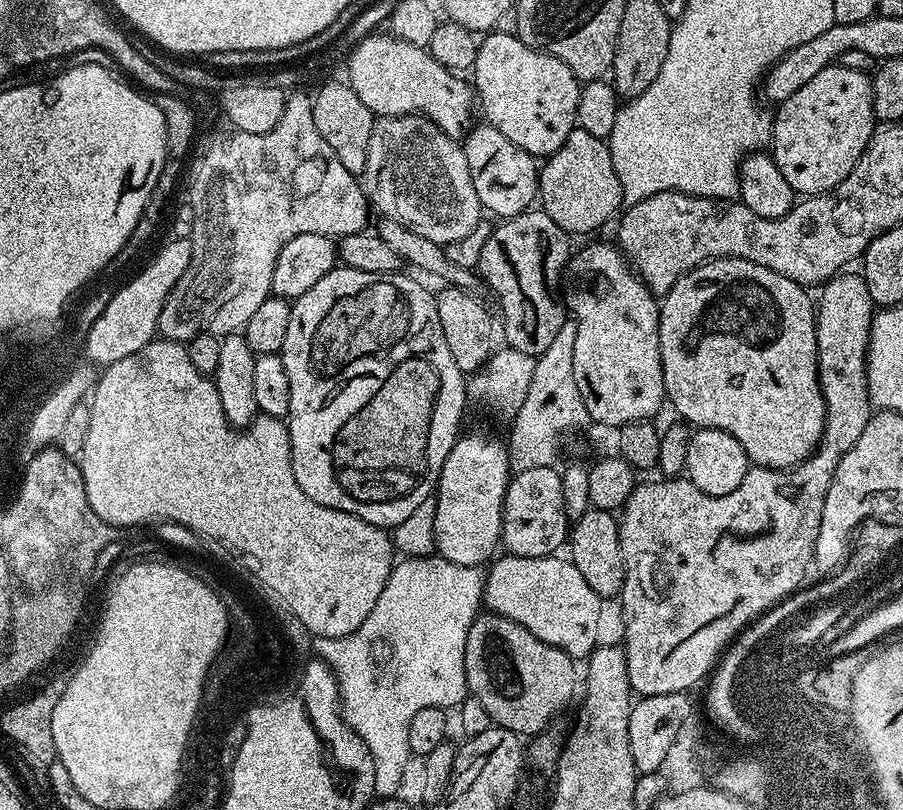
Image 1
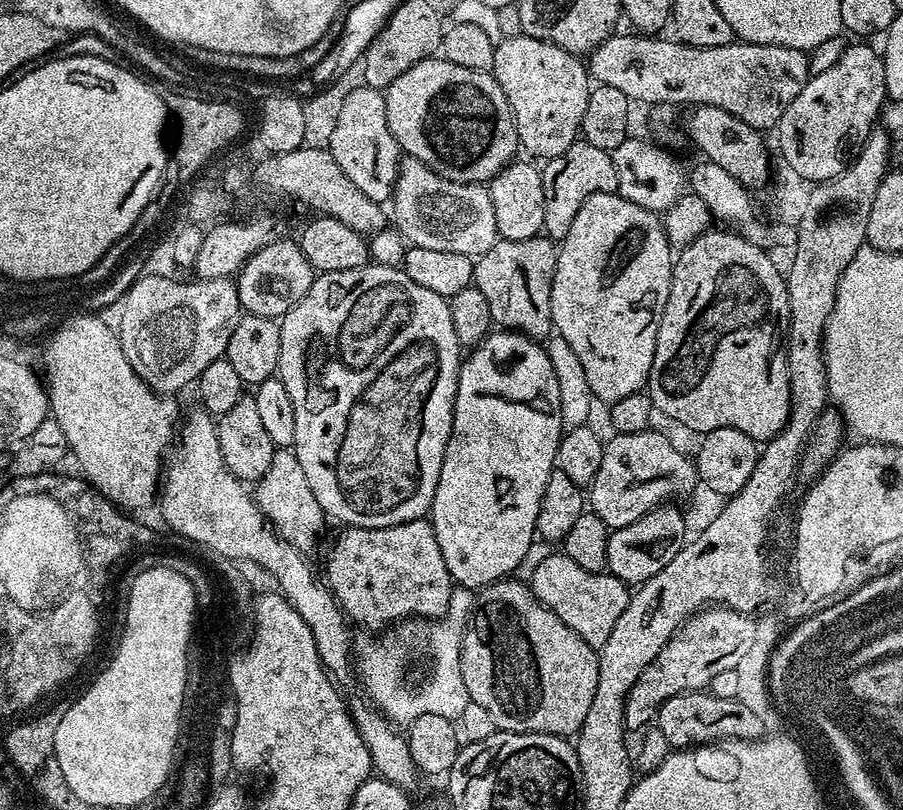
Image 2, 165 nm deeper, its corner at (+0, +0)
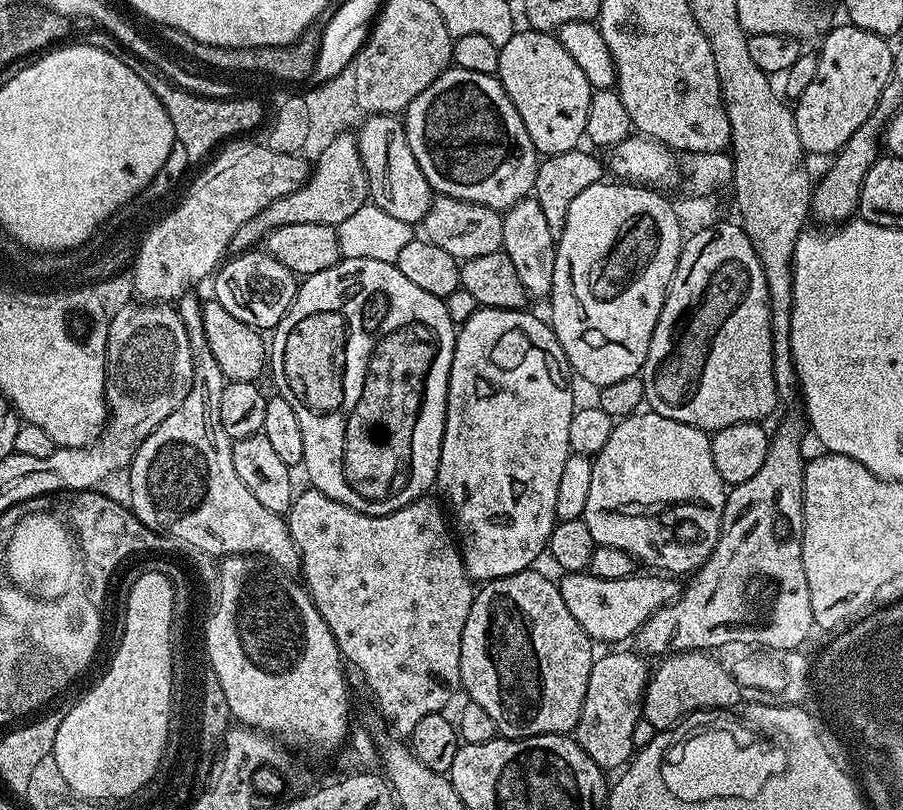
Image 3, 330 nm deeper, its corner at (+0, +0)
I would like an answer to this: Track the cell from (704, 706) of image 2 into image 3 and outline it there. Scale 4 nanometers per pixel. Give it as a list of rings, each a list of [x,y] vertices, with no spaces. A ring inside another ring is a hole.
[[[707,651],[674,652],[665,655],[657,668],[651,669],[644,688],[642,716],[657,730],[675,728],[691,712],[735,709],[741,703],[742,689],[732,676],[729,665],[719,664]]]

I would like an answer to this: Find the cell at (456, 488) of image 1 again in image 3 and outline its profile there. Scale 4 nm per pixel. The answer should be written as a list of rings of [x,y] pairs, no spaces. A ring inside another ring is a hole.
[[[477,307],[474,315],[465,324],[459,325],[456,334],[454,358],[448,379],[448,409],[446,410],[444,437],[440,447],[440,465],[436,471],[435,487],[440,488],[441,494],[444,495],[443,503],[450,509],[450,516],[454,521],[455,531],[458,533],[458,547],[464,557],[464,565],[469,576],[476,582],[497,580],[506,578],[510,574],[529,571],[535,565],[532,563],[540,555],[542,557],[545,555],[552,527],[558,523],[554,501],[558,498],[558,481],[562,478],[566,458],[570,455],[568,447],[570,418],[577,406],[572,401],[569,381],[566,379],[564,351],[556,335],[552,333],[551,323],[547,319],[539,320],[534,313],[528,311],[515,308]]]

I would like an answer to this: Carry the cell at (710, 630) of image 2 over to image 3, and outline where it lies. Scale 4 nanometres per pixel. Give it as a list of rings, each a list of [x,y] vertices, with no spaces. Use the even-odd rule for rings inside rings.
[[[608,650],[605,656],[597,655],[592,661],[590,682],[586,682],[586,698],[582,714],[574,729],[574,739],[598,767],[620,770],[634,755],[631,735],[644,710],[644,688],[648,685],[649,665],[643,655],[635,651]]]

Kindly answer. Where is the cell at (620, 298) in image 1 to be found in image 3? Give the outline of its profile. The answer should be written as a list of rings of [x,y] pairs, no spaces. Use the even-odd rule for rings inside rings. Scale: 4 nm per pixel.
[[[601,182],[582,190],[574,202],[570,202],[570,210],[566,214],[566,226],[556,242],[556,261],[554,262],[554,282],[552,283],[552,316],[550,323],[552,333],[558,338],[558,342],[564,351],[564,359],[567,367],[573,373],[582,375],[589,382],[594,382],[600,389],[610,386],[610,382],[622,382],[622,378],[640,376],[646,354],[650,350],[650,338],[654,338],[654,326],[658,326],[658,314],[666,302],[666,294],[670,282],[674,278],[674,270],[678,266],[681,247],[686,239],[679,228],[677,215],[673,208],[673,201],[659,196],[660,192],[647,186],[637,186],[631,182]]]

